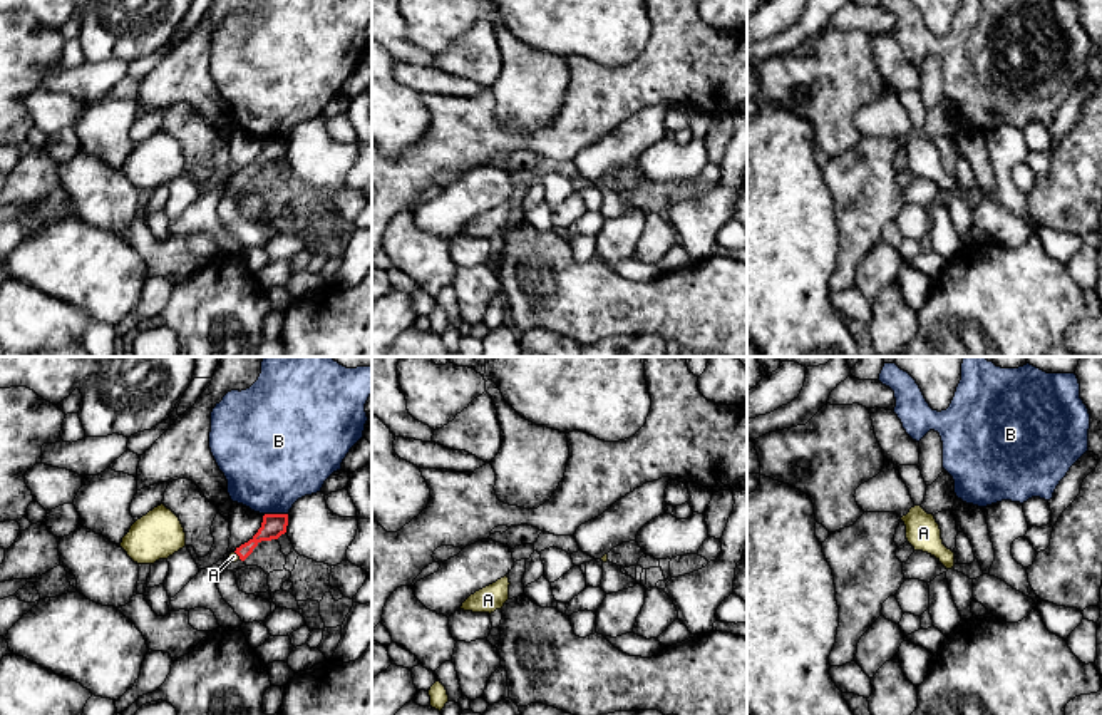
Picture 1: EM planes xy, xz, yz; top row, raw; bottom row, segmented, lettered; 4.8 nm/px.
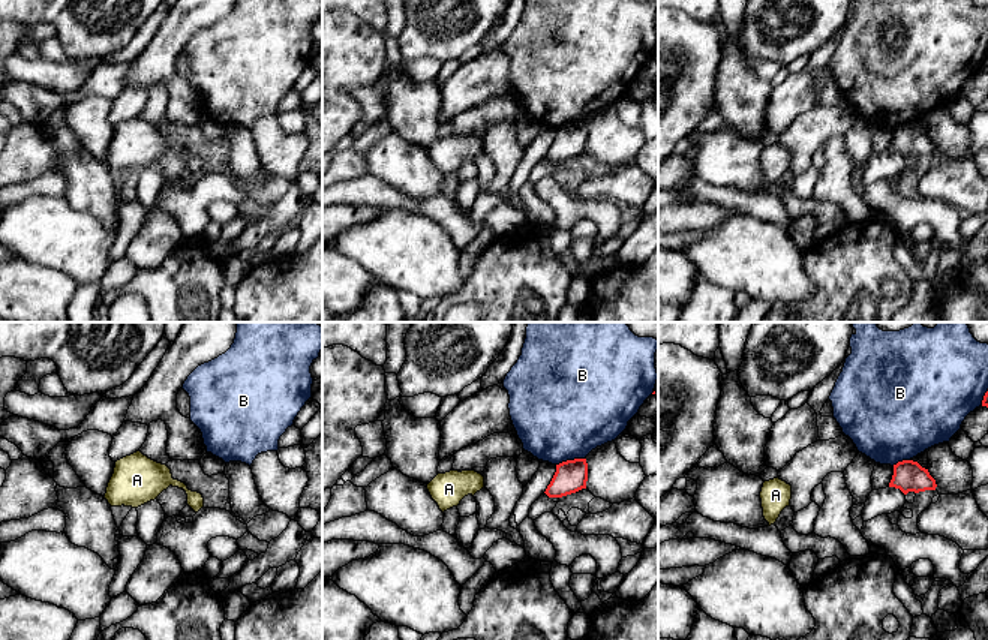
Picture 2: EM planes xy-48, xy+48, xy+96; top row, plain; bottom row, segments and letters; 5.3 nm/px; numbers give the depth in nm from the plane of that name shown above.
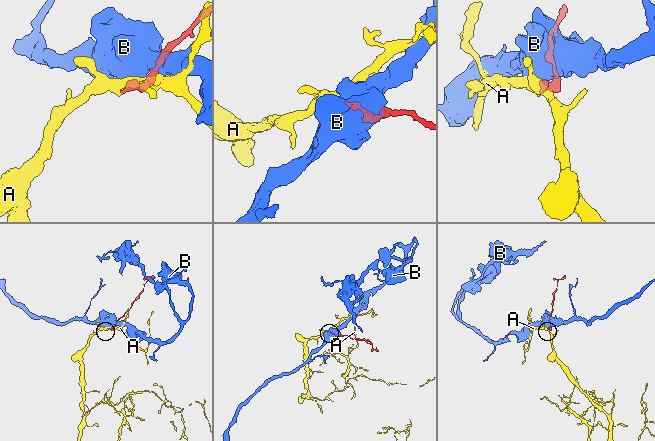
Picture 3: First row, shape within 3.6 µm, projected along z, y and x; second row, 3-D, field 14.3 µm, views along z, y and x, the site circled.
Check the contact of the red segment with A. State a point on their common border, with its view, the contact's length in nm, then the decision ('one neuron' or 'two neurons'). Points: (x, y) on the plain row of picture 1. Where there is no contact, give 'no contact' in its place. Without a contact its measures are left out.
xy (236, 178) | 50 nm | one neuron

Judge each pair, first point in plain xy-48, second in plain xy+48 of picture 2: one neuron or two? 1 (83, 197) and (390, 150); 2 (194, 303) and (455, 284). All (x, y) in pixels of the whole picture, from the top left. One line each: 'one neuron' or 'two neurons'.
1: one neuron
2: two neurons

